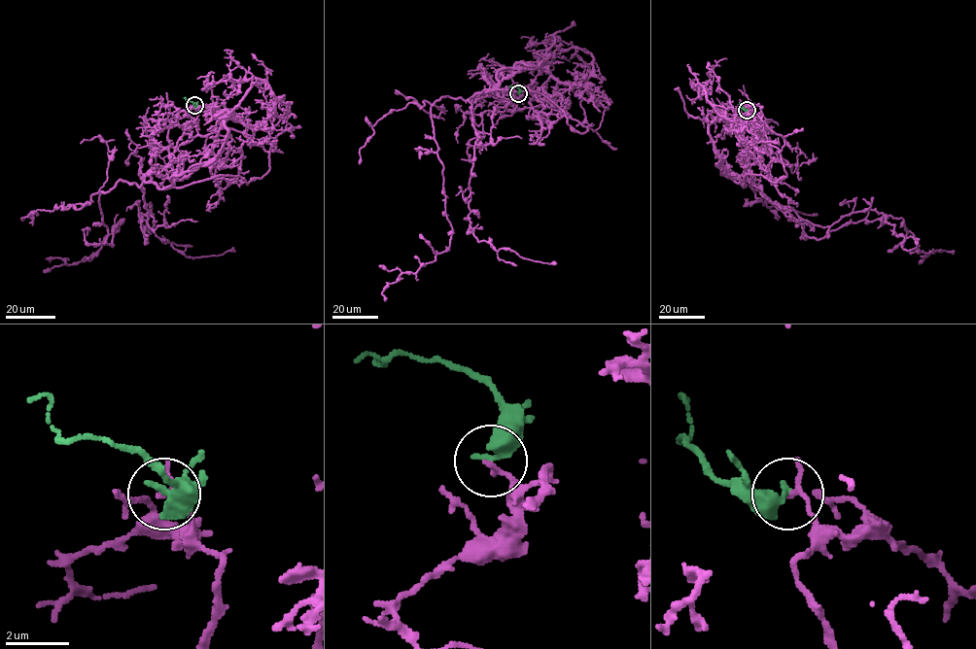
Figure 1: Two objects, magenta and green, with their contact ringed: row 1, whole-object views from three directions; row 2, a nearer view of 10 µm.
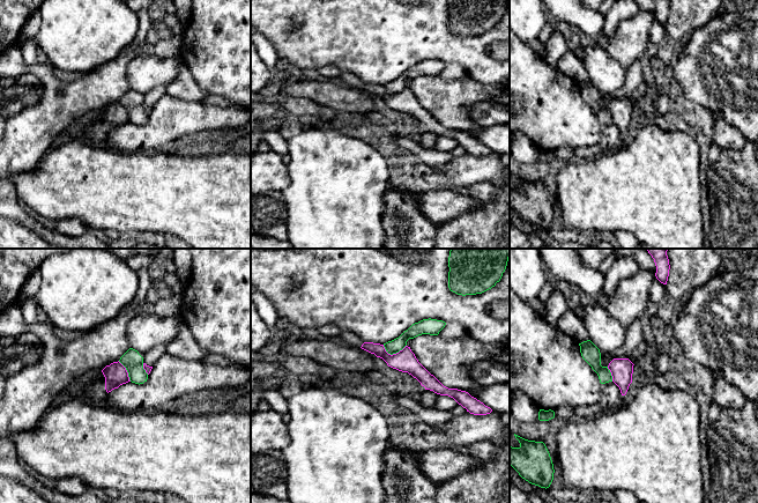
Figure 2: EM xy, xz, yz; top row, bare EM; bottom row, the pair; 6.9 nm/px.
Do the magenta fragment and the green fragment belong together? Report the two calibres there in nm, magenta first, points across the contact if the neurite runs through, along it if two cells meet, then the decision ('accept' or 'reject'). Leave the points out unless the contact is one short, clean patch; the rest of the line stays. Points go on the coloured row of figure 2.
150 nm thick on the magenta side, 100 nm on the other; border along xz (406, 345), (392, 354), (383, 346); reject

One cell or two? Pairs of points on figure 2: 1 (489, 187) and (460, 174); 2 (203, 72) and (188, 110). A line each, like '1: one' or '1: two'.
1: two
2: two

